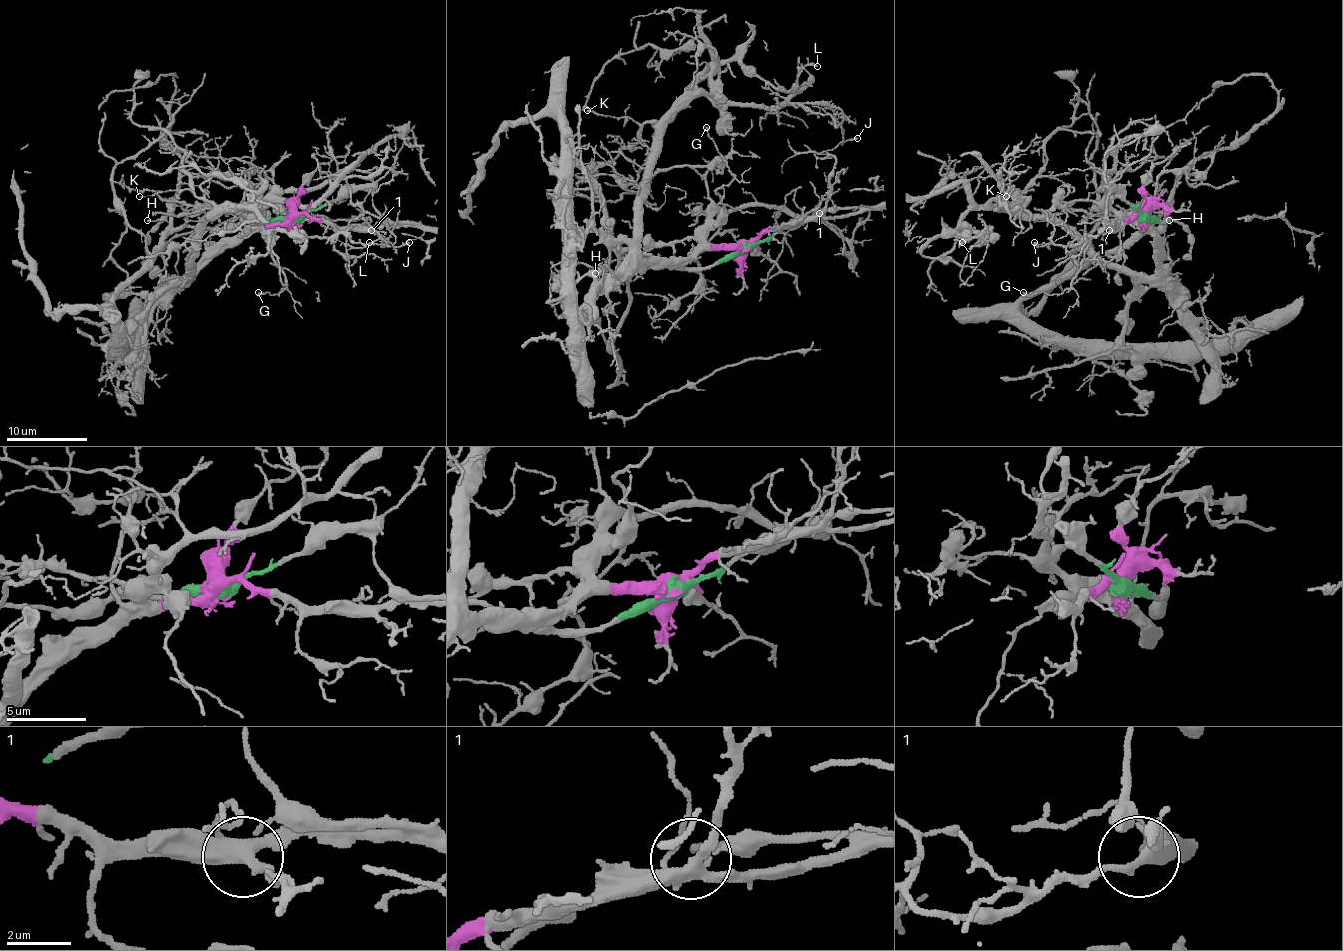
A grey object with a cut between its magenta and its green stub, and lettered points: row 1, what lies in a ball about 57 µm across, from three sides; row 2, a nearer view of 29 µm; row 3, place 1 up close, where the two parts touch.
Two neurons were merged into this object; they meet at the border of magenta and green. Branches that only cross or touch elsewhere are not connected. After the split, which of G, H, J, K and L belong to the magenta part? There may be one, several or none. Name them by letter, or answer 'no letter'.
G, J, K, L

